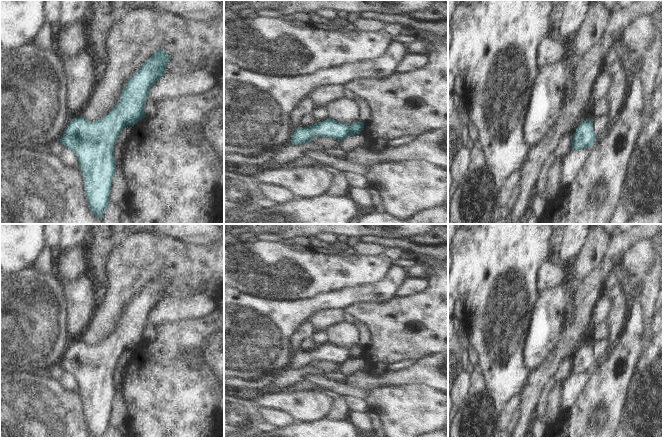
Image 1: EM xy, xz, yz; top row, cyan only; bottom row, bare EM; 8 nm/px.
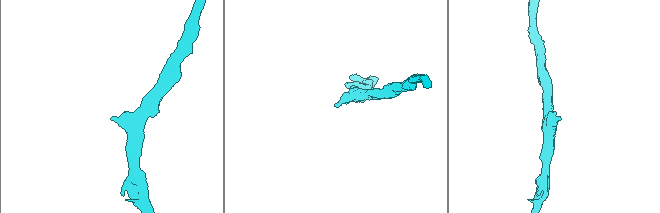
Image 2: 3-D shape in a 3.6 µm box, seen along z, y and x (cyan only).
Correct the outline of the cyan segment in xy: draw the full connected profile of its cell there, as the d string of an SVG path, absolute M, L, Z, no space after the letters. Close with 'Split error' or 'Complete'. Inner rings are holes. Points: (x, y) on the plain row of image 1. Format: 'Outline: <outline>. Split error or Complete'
Outline: M157 274L144 287L138 296L123 311L119 327L101 344L89 345L80 340L72 343L60 363L60 366L72 374L79 385L84 399L85 415L89 431L93 437L104 437L110 428L112 403L116 395L114 370L125 350L133 350L145 342L144 331L151 311L165 298L165 292L171 281L163 274Z. Complete

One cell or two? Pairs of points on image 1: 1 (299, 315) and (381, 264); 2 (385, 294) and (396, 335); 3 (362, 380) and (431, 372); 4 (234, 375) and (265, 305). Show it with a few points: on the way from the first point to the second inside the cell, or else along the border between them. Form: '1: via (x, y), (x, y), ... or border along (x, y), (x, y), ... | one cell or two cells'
1: border along (363, 285), (327, 291), (317, 296) | two cells
2: border along (397, 295), (380, 303), (364, 304) | two cells
3: via (379, 380), (414, 374) | one cell
4: via (236, 358), (236, 352), (265, 322) | one cell

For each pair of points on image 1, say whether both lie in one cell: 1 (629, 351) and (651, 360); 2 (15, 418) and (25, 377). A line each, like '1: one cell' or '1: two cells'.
1: two cells
2: one cell

